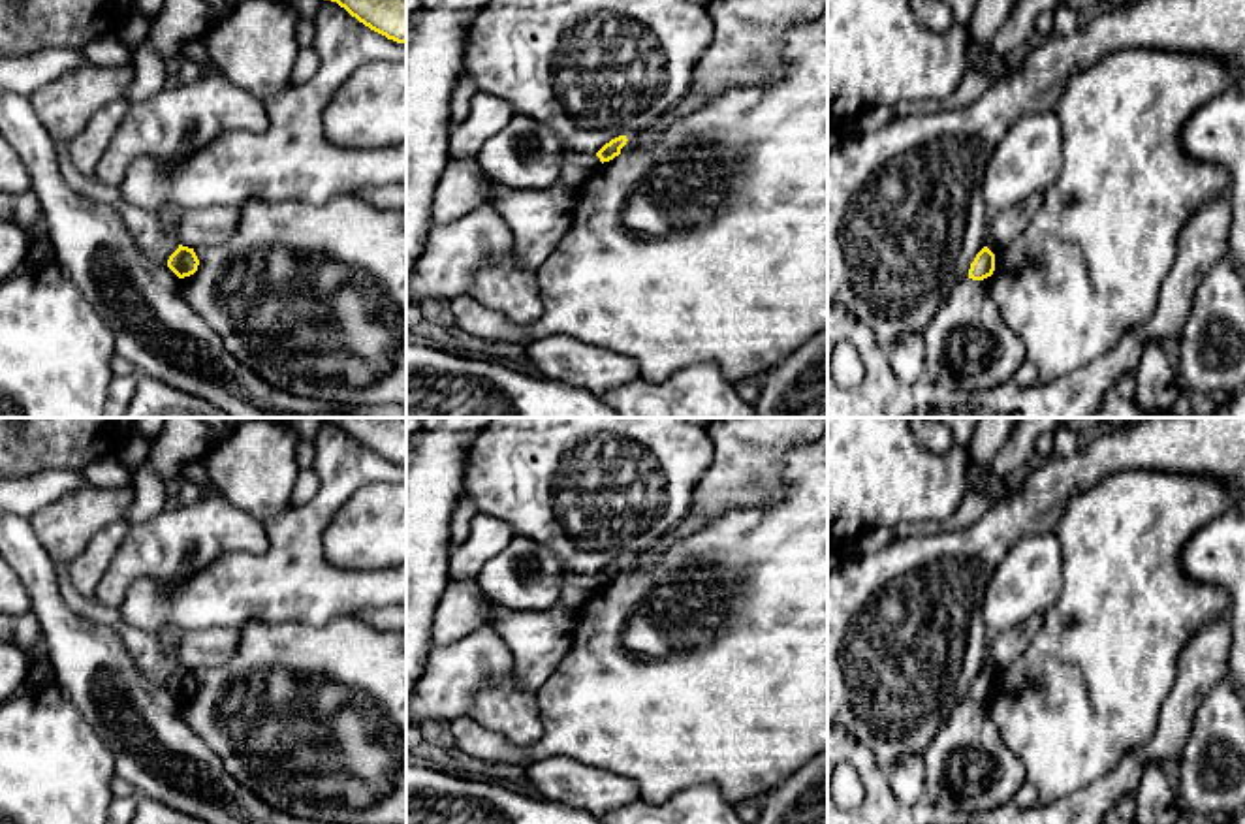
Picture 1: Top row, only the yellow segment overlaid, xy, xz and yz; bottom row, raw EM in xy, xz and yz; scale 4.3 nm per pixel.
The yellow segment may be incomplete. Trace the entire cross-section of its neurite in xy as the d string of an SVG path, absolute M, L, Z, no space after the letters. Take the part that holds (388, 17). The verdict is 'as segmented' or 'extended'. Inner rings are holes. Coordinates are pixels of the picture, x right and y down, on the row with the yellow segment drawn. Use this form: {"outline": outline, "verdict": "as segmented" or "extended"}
{"outline": "M331 0L370 30L406 43L406 0Z", "verdict": "as segmented"}

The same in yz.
{"outline": "M984 246L974 261L970 263L970 269L969 269L969 278L972 280L984 280L987 277L991 277L995 271L995 254Z", "verdict": "as segmented"}

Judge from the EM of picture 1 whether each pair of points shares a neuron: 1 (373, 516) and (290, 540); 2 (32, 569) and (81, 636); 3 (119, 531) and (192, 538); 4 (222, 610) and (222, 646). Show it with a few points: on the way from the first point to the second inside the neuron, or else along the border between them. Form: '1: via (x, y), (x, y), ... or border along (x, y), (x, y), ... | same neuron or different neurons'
1: border along (354, 491), (326, 535), (324, 557), (345, 570) | different neurons
2: via (42, 586), (46, 601), (64, 619) | same neuron
3: border along (130, 527), (106, 570) | different neurons
4: border along (239, 627), (192, 629), (181, 634) | different neurons

